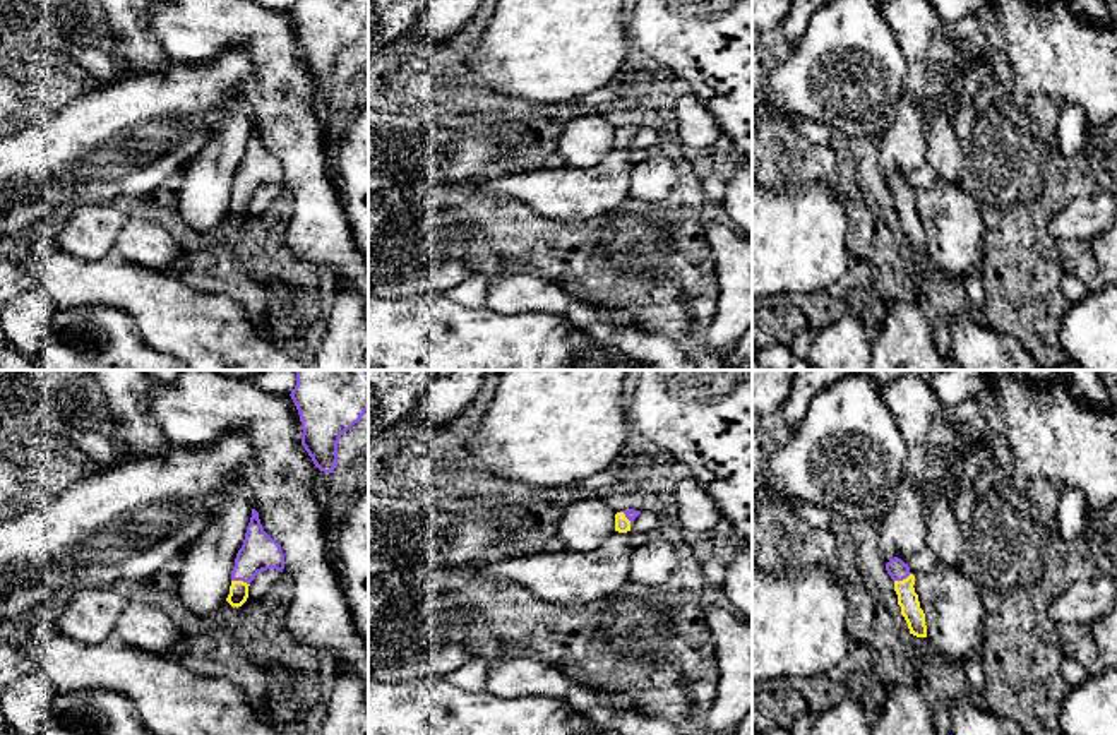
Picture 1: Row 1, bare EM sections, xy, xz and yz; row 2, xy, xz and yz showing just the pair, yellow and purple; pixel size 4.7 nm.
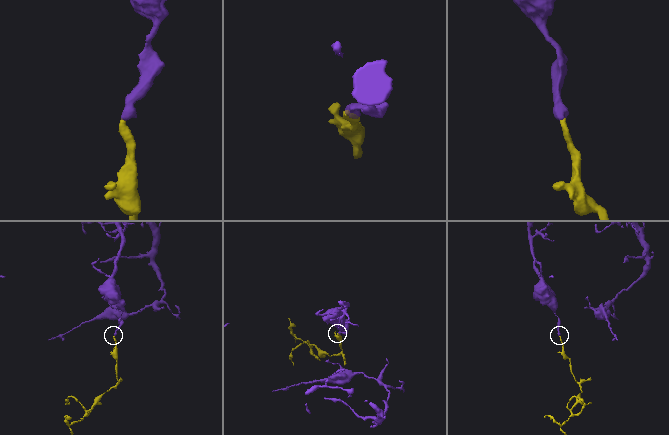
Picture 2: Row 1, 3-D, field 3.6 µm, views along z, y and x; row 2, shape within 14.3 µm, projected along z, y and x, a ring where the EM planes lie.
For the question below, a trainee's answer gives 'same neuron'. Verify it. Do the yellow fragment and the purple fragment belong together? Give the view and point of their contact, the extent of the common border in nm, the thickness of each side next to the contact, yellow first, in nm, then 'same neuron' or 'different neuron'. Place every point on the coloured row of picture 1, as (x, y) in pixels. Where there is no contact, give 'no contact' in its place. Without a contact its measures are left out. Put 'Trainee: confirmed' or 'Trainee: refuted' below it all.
contact xy (240, 581); length 90 nm; calibres 100 and 180 nm; same neuron
Trainee: confirmed

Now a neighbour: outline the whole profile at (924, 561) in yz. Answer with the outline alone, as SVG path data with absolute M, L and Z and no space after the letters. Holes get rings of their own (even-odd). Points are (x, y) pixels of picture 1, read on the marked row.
M925 547L923 550L920 550L908 564L910 572L913 576L920 576L920 574L927 574L930 572L937 564L935 555L932 553L932 550L929 547Z

